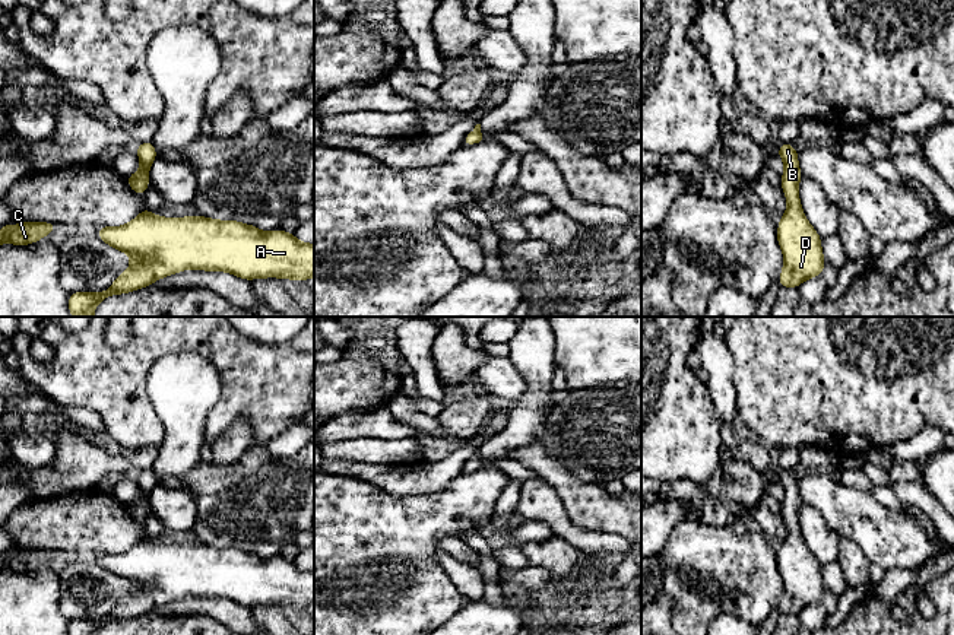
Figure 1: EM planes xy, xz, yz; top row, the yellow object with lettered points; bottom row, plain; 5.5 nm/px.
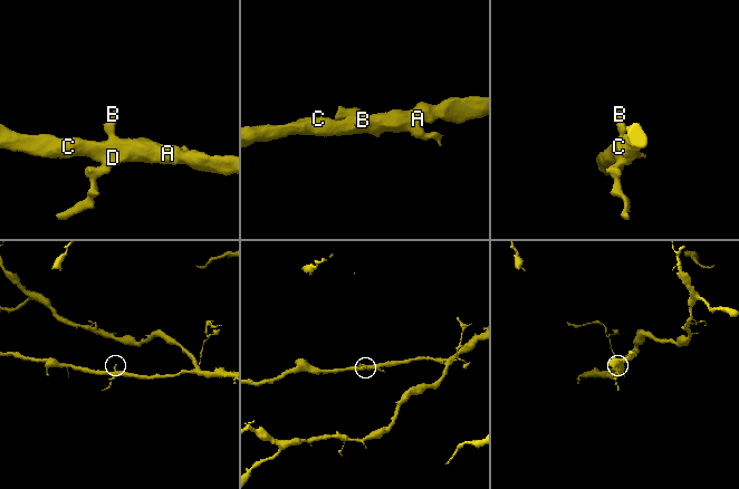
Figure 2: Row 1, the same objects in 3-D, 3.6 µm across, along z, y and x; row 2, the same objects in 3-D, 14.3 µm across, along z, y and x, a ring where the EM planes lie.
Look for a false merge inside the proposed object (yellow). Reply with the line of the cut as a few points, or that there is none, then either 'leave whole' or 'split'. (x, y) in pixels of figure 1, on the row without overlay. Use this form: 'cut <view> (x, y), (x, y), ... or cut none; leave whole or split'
cut none; leave whole

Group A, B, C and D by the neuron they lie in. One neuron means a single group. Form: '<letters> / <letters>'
A B C D

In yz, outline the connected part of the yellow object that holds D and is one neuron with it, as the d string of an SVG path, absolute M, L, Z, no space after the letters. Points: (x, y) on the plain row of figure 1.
M780 470L776 482L785 489L782 517L789 530L777 550L777 571L783 577L783 597L777 609L780 615L799 615L806 606L821 603L825 587L821 563L806 547L801 533L798 514L802 499L798 477L790 470Z

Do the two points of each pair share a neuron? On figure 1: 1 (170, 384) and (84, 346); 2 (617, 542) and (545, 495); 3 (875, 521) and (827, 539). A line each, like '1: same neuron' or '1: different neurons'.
1: different neurons
2: same neuron
3: different neurons

